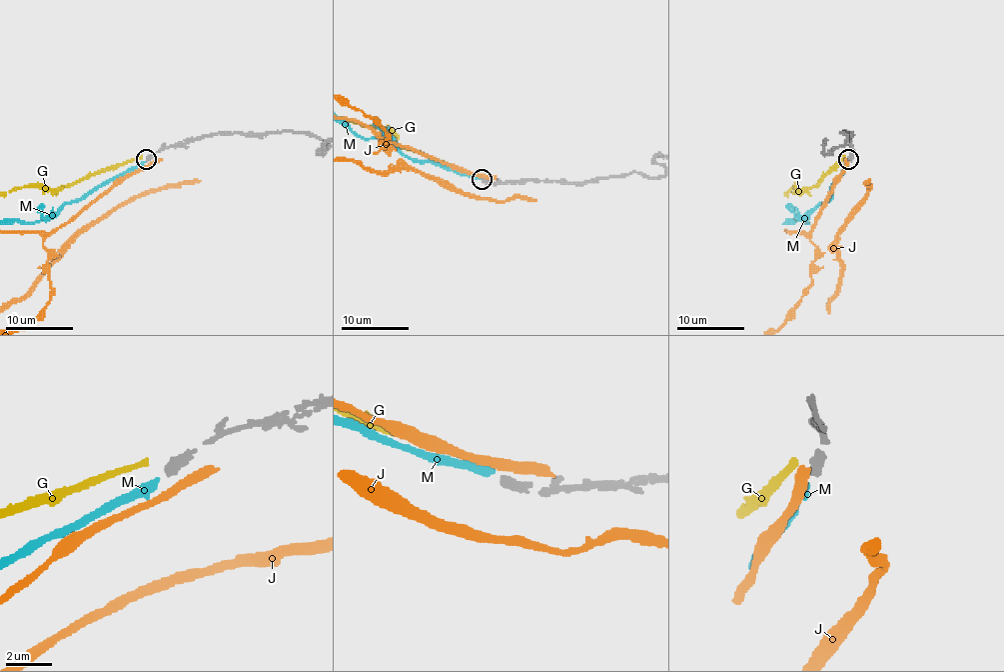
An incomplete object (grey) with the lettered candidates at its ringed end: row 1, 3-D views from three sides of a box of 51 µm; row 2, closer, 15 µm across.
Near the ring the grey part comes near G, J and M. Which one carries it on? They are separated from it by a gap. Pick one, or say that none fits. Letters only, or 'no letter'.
no letter

